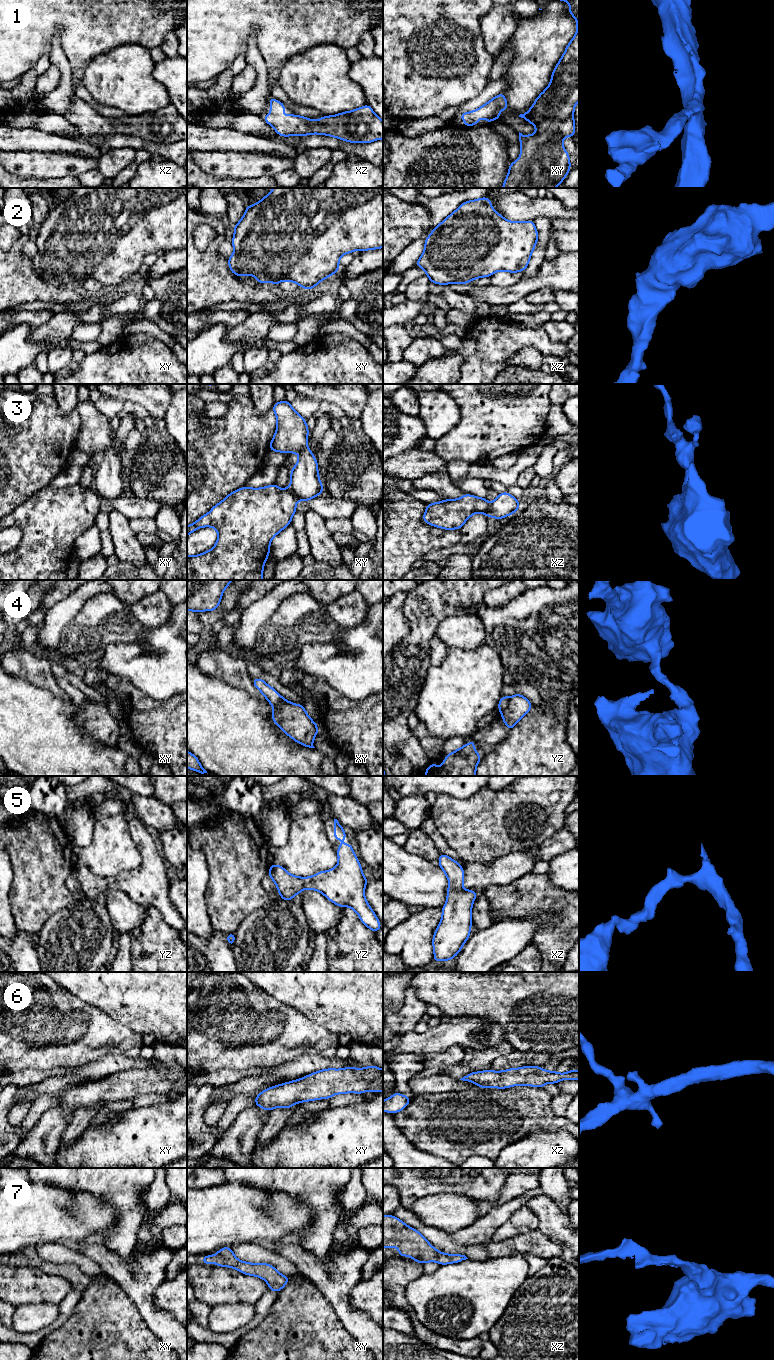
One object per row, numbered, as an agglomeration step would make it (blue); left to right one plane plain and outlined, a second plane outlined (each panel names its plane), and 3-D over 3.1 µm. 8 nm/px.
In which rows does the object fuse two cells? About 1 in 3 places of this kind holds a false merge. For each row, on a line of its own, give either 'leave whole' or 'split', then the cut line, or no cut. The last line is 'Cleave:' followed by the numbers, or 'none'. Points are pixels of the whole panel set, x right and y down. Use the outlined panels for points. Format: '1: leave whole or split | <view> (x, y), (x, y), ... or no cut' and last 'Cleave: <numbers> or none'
1: leave whole | no cut
2: leave whole | no cut
3: split | xz (490, 504), (487, 516)
4: split | yz (511, 697), (508, 705), (501, 712)
5: leave whole | no cut
6: leave whole | no cut
7: leave whole | no cut
Cleave: 3, 4

